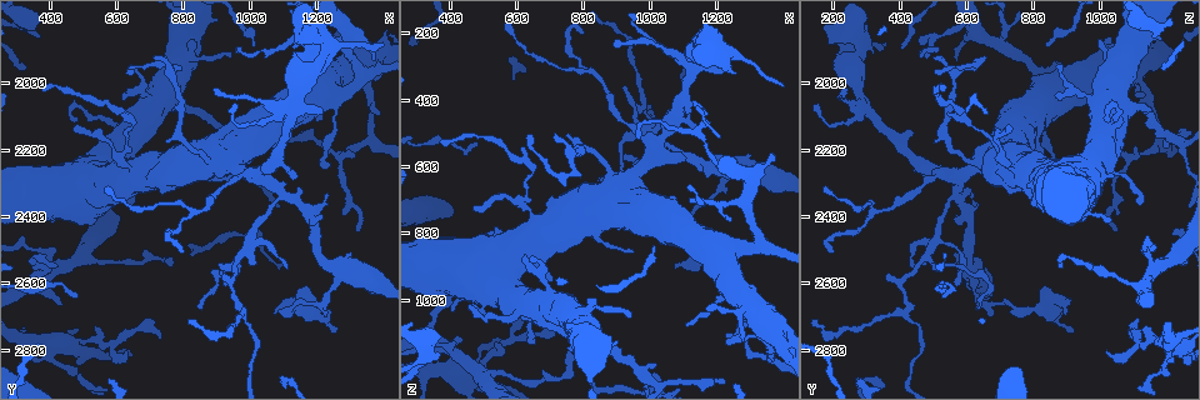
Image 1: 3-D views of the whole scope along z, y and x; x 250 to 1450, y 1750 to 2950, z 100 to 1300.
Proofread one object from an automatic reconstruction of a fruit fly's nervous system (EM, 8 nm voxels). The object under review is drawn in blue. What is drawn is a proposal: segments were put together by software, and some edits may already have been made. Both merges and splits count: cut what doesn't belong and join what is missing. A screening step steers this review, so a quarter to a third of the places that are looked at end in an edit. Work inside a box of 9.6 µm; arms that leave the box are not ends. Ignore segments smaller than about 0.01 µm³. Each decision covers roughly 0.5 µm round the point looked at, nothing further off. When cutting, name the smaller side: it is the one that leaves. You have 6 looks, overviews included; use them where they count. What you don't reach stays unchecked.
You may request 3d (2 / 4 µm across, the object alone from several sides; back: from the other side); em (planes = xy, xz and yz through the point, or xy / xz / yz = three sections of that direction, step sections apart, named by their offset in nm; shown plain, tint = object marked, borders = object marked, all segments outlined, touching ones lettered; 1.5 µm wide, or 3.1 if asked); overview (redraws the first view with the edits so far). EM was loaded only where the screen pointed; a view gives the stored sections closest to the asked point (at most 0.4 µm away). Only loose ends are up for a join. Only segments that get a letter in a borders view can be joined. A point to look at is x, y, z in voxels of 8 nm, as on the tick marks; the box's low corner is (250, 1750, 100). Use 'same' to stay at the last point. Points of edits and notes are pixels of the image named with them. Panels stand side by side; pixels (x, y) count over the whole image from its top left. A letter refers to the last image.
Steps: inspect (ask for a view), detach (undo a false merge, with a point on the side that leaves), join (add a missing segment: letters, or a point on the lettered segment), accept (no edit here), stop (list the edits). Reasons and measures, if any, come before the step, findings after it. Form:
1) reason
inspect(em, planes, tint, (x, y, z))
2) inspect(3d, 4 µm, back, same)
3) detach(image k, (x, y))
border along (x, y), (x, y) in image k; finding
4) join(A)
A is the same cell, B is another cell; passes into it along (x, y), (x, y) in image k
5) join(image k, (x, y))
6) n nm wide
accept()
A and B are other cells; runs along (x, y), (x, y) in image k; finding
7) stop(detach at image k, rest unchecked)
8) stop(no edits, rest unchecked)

tapers out
inspect(em, planes, plain, (630, 2800, 1020))

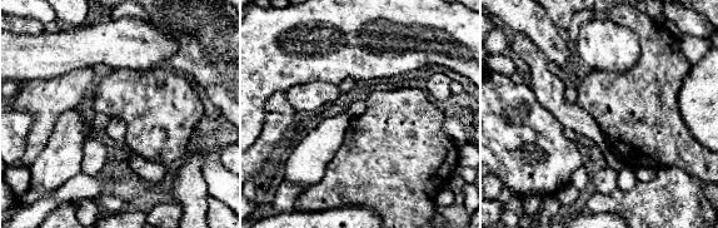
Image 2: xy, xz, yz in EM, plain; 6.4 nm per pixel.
inspect(em, planes, borders, same)

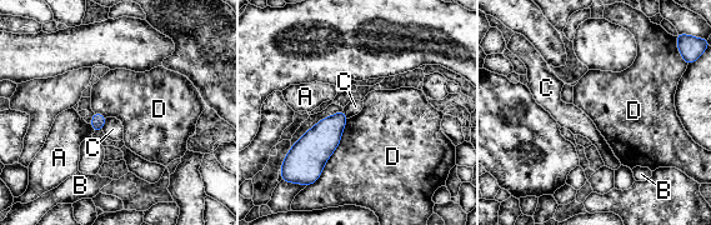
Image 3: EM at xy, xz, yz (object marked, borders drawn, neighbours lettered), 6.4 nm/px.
accept()
A, B, C and D are other cells; border along (348, 119), (340, 143), (319, 176) in image 3; none of them fits

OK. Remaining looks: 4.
thick end
inspect(3d, 4 µm, (840, 1880, 1000))

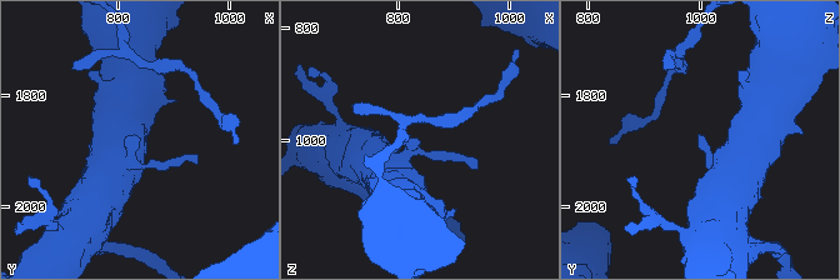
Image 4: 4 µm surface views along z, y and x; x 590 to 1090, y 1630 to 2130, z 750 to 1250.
need the tissue
inspect(em, yz, step 8, borders, (845, 1875, 1000))

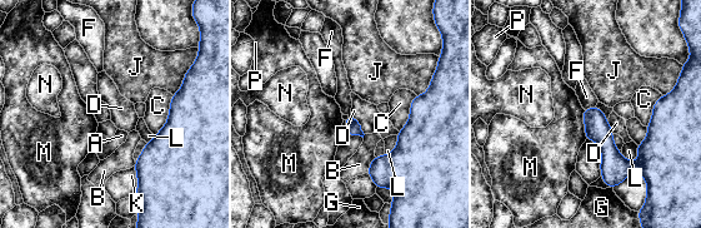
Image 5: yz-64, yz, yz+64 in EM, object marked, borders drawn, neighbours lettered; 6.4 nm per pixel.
inspect(em, planes, borders, same)

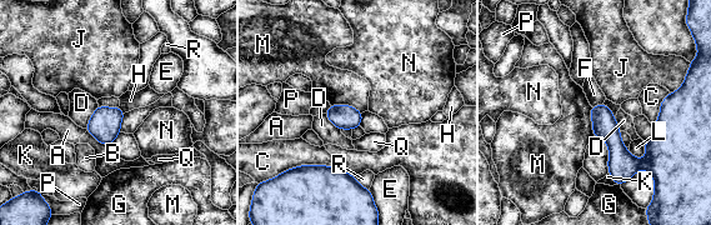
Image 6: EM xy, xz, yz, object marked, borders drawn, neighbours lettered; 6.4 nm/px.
accept()
A, B, C, D, E, F, G, H, J, K, L, M, N, P, Q and R are other cells; border along (119, 106), (124, 113) in image 6; no lettered segment goes on from it

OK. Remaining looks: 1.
stop(no edits, rest unchecked)

